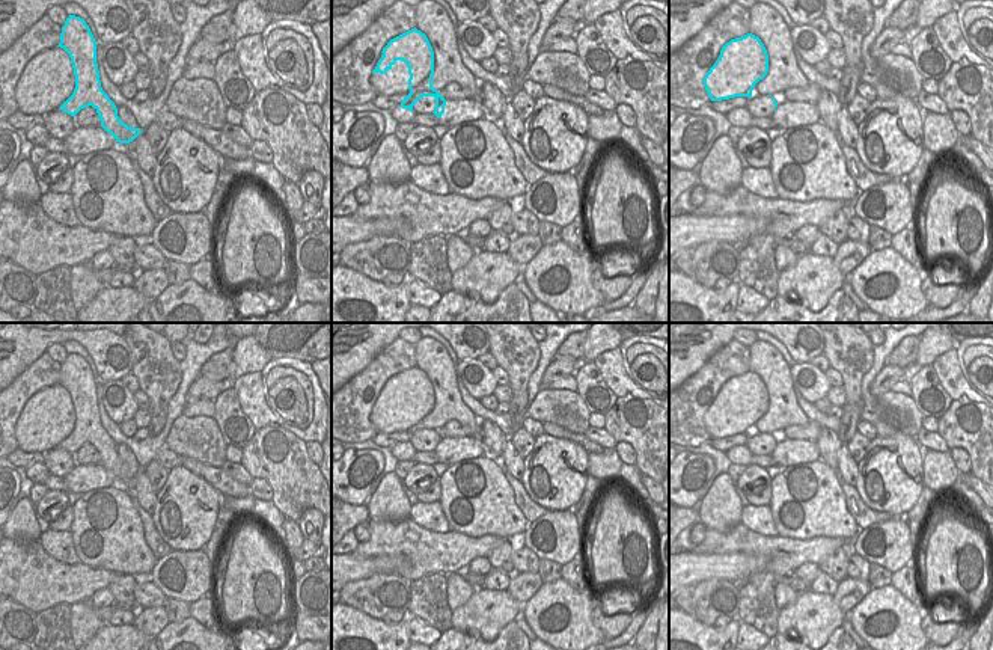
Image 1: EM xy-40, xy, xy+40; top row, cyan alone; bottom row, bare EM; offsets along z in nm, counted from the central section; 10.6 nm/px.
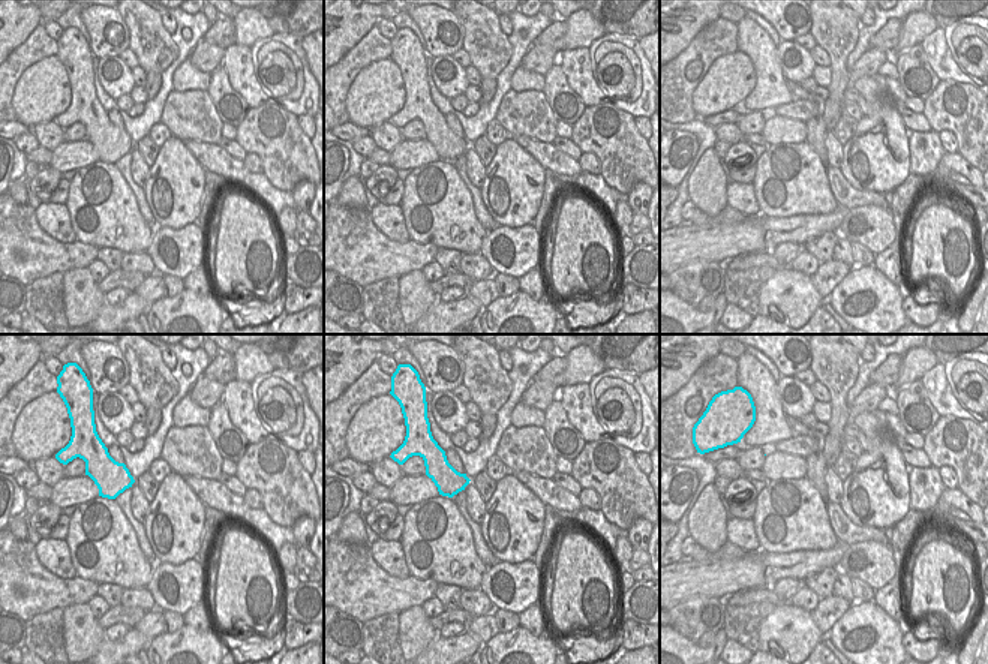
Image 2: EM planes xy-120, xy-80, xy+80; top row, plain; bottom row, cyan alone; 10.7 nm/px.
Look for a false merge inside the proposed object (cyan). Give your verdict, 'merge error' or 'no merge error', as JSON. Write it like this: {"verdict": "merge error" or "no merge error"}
{"verdict": "merge error"}

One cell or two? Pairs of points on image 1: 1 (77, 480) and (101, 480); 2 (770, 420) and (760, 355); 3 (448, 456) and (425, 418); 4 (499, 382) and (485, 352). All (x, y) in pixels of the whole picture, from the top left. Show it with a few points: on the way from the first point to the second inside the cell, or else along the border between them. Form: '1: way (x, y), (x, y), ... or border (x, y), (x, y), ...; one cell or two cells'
1: way (83, 480), (95, 480); one cell
2: way (772, 403), (767, 371); one cell
3: border (446, 441), (445, 450), (439, 456); two cells
4: way (491, 374), (485, 359); one cell

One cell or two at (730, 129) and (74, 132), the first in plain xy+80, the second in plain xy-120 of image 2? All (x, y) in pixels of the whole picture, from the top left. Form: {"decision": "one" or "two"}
{"decision": "two"}

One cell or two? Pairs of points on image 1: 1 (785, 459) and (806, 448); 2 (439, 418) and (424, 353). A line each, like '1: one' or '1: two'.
1: one
2: one

